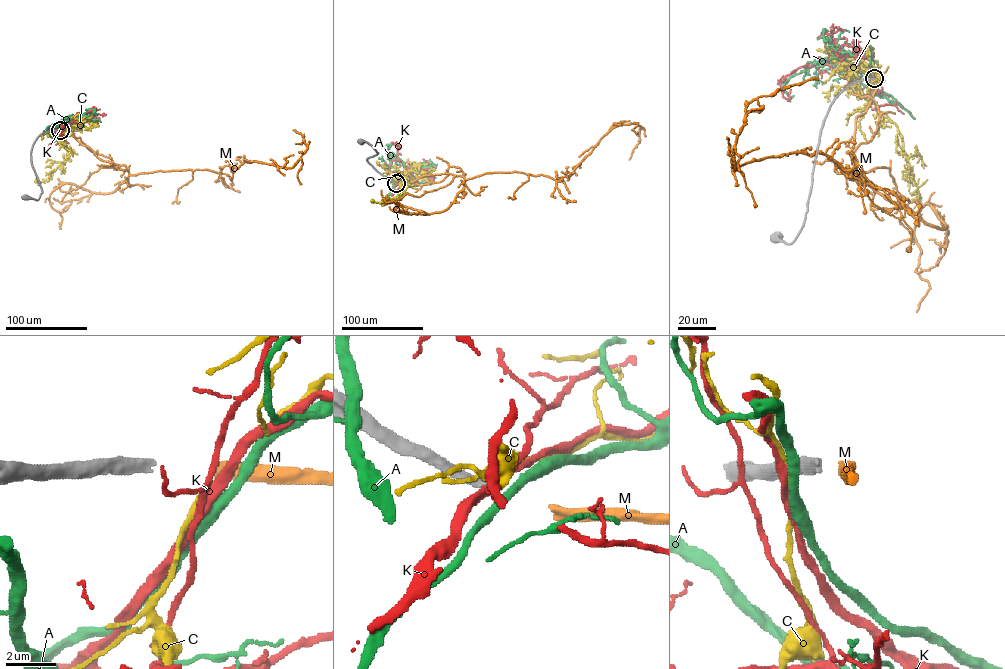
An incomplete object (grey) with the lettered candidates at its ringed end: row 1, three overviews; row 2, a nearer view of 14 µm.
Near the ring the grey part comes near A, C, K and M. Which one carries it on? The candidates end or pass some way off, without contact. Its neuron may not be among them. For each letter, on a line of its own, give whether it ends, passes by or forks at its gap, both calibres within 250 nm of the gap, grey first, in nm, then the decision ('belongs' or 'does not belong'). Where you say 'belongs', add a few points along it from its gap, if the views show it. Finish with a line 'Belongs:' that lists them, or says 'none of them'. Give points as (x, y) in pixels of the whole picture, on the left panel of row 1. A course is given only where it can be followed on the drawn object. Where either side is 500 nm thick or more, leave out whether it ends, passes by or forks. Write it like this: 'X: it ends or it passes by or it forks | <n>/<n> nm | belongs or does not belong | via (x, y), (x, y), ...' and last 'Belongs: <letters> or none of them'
A: it passes by | 360/480 nm | does not belong
C: it passes by | 360/180 nm | does not belong
K: it passes by | 360/320 nm | does not belong
M: it ends | 360/400 nm | belongs | via (62, 130), (99, 158), (124, 165), (130, 174), (219, 172), (247, 161), (292, 168), (307, 146), (293, 130)
Belongs: M

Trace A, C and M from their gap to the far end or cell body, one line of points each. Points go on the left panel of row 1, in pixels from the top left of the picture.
A: (62, 131), (54, 140), (64, 120), (83, 122), (94, 117), (98, 123)
C: (62, 131), (60, 141), (64, 139), (66, 158), (48, 179), (36, 182), (36, 178)
M: (62, 130), (99, 158), (124, 165), (130, 174), (219, 172), (247, 161), (292, 168), (307, 146), (293, 130)

